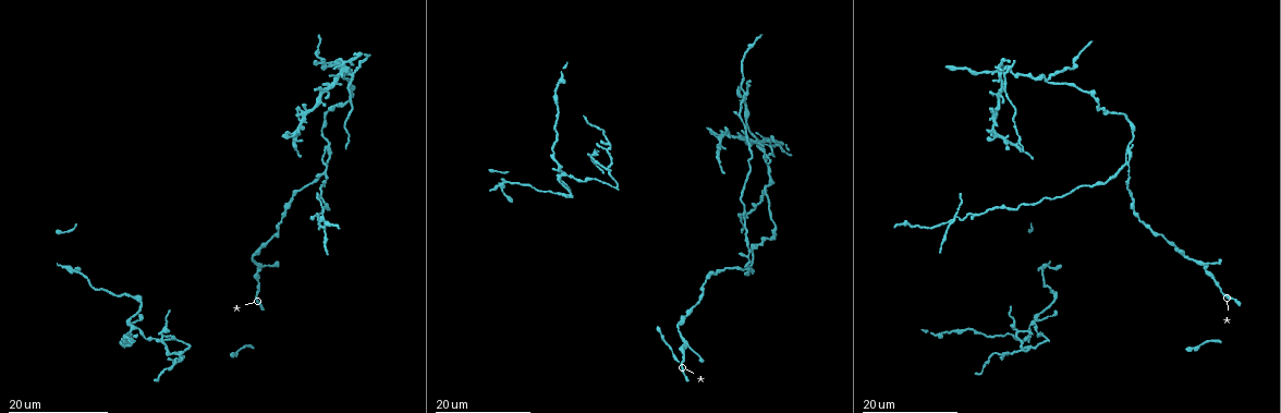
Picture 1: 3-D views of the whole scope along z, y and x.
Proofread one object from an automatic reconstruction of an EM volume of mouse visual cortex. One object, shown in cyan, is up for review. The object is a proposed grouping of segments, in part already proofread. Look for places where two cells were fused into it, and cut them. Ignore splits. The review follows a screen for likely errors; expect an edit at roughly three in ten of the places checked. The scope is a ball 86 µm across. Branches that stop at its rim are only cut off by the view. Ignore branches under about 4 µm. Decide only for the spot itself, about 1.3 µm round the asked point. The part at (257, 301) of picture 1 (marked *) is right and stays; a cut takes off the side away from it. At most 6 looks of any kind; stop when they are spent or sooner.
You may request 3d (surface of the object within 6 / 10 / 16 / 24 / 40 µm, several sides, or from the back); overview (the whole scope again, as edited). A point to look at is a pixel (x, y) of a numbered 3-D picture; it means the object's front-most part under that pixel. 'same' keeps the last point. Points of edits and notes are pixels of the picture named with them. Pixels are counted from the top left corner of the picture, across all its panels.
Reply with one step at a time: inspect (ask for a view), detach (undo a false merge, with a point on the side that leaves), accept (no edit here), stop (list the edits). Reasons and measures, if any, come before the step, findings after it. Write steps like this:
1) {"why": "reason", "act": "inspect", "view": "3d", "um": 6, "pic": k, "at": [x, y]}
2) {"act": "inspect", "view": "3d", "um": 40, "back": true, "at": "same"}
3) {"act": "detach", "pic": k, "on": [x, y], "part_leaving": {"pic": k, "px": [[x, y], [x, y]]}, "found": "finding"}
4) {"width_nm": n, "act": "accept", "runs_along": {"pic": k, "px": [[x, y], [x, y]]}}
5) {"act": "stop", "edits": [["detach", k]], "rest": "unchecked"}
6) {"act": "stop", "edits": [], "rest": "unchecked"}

{"why": "arms part here", "act": "inspect", "view": "3d", "um": 24, "pic": 1, "at": [685, 342]}

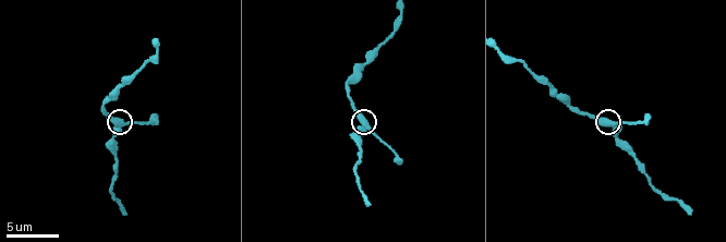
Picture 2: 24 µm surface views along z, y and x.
{"act": "inspect", "view": "3d", "um": 6, "pic": 2, "at": [613, 124]}

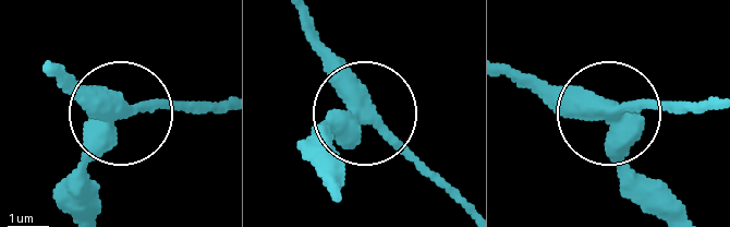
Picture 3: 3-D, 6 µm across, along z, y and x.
{"arms": 3, "act": "accept", "runs_along": {"pic": 3, "px": [[92, 208], [85, 167], [112, 126], [175, 105], [223, 105]]}, "found": "all the same cell"}

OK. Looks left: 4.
{"why": "branch point", "act": "inspect", "view": "3d", "um": 24, "pic": 1, "at": [1035, 318]}

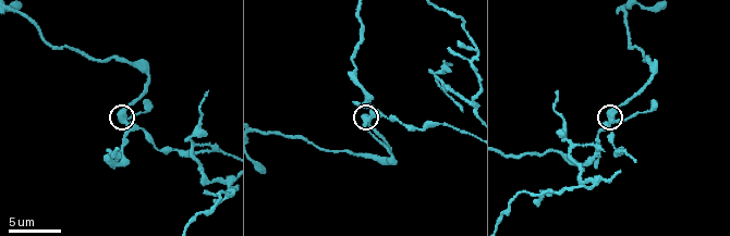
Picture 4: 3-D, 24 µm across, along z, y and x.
{"act": "inspect", "view": "3d", "um": 10, "pic": 4, "at": [122, 121]}

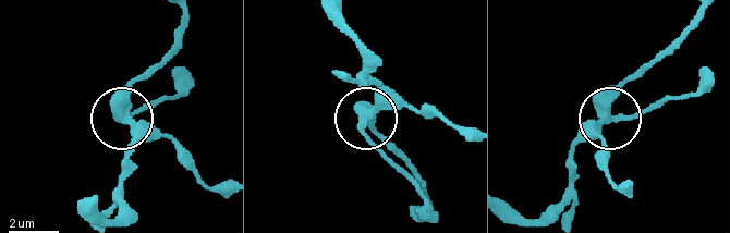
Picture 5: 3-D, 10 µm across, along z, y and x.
{"act": "accept", "found": "one cell here"}

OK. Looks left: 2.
{"why": "a fork", "act": "inspect", "view": "3d", "um": 24, "pic": 1, "at": [1048, 81]}

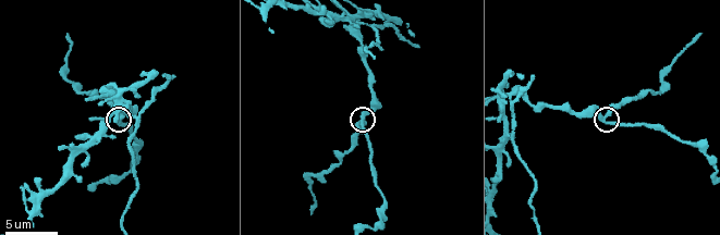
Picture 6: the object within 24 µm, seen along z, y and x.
{"act": "inspect", "view": "3d", "um": 6, "pic": 6, "at": [603, 117]}

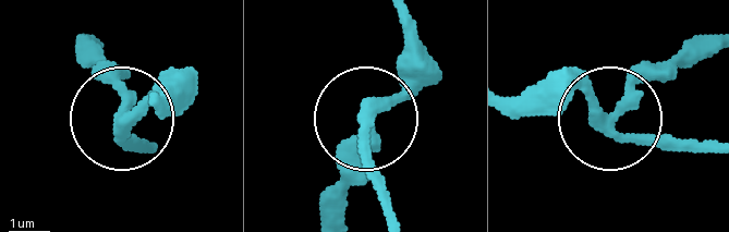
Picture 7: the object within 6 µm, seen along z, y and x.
{"act": "accept", "runs_along": {"pic": 7, "px": [[713, 142], [660, 142], [616, 121], [678, 52]]}, "found": "continuous, no second cell"}

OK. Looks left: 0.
{"act": "stop", "edits": [], "rest": "unchecked"}

